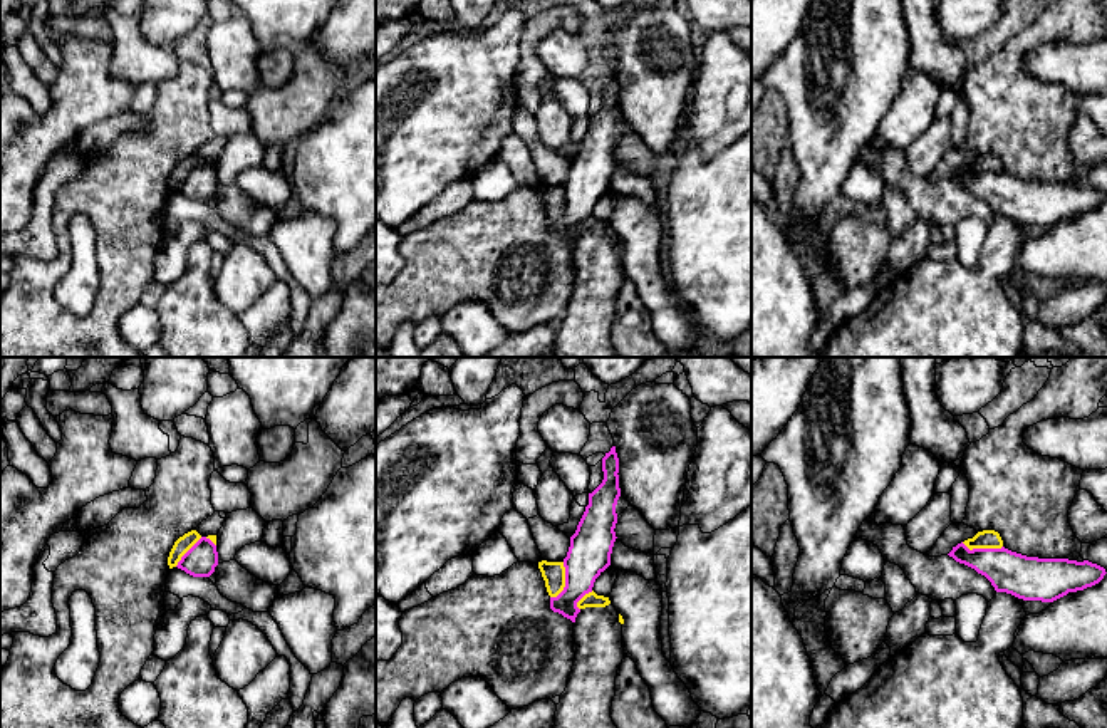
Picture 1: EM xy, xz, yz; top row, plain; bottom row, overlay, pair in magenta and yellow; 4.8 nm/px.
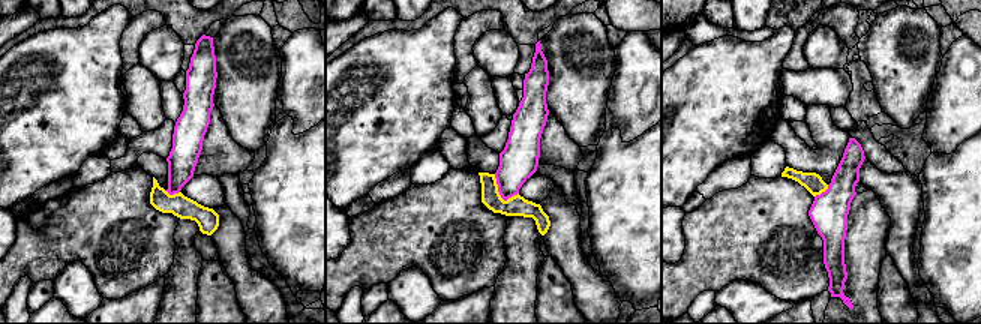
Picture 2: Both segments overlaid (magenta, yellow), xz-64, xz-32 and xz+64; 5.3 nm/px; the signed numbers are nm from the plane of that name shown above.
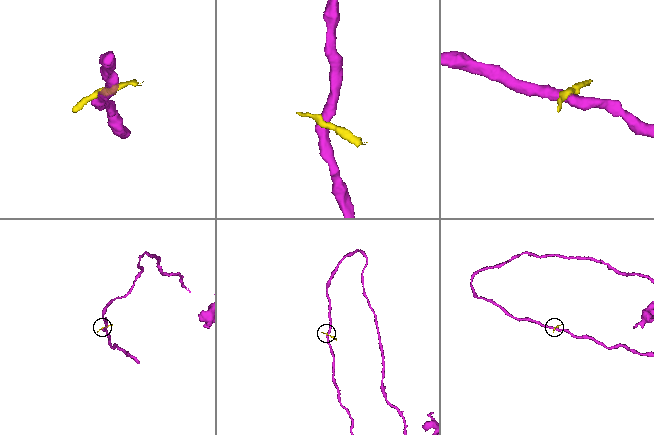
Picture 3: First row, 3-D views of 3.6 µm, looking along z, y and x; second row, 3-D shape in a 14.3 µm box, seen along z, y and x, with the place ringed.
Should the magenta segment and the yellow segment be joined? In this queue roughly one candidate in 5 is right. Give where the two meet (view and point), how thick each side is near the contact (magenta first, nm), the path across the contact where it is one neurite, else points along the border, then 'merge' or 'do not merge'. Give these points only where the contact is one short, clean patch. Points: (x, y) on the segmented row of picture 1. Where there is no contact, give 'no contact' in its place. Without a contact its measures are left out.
contact xz (566, 582); calibres 200 and 110 nm; border xz (564, 562), (564, 587), (550, 598); do not merge

